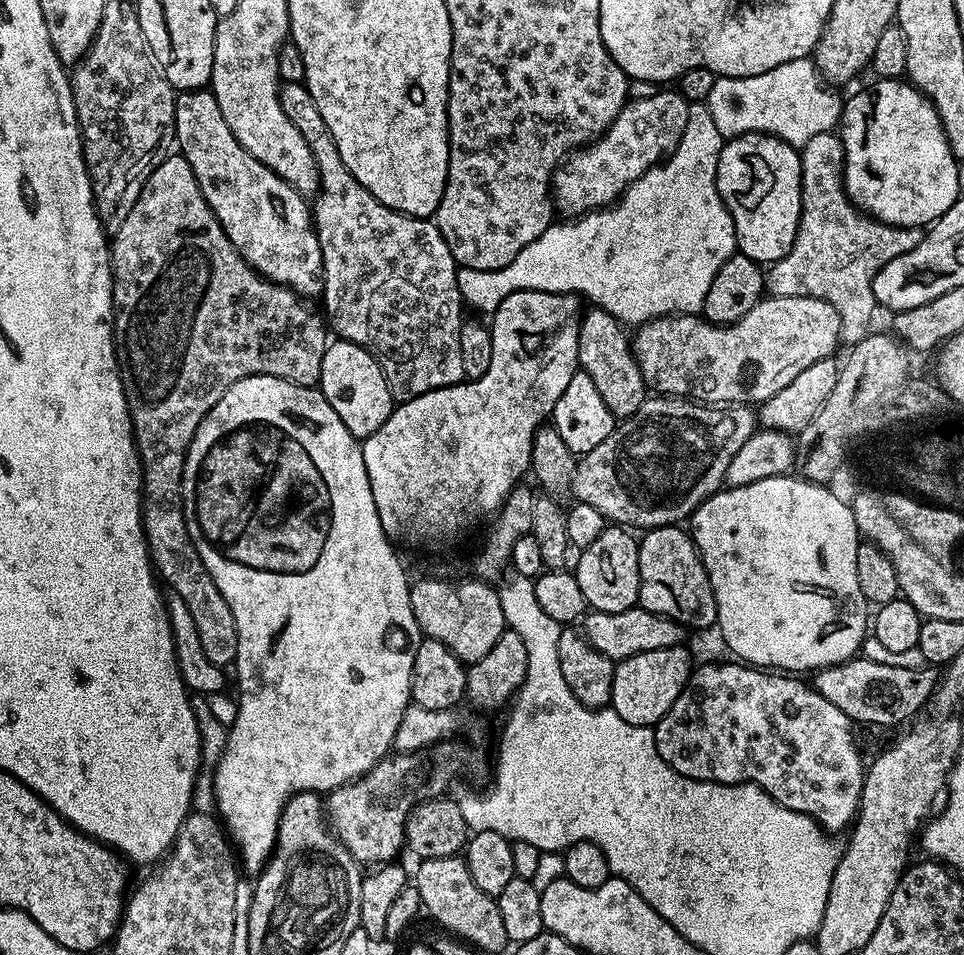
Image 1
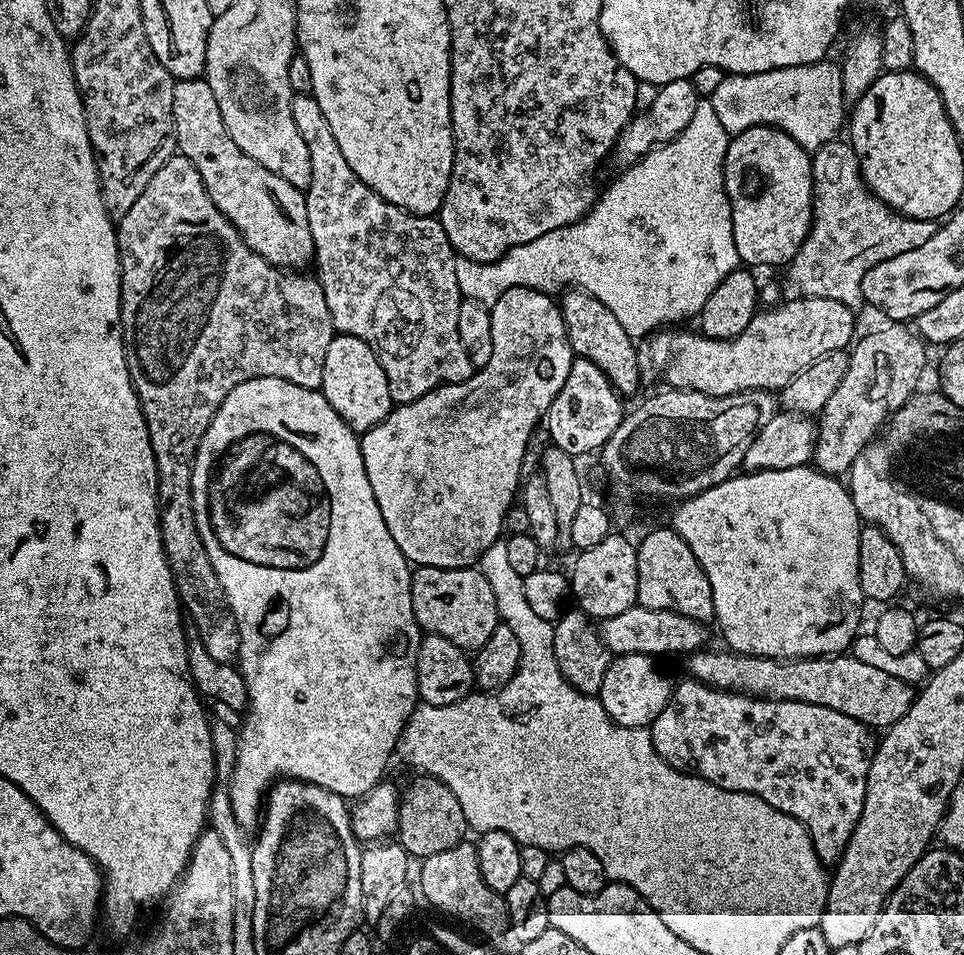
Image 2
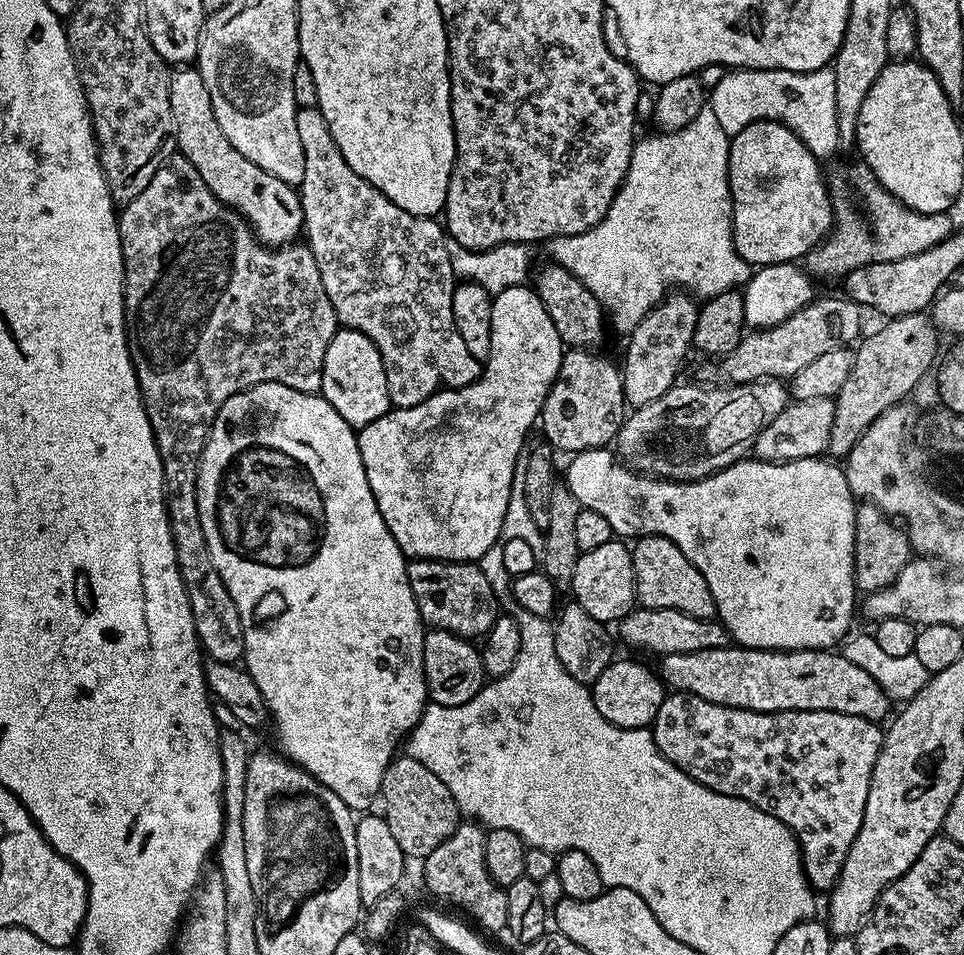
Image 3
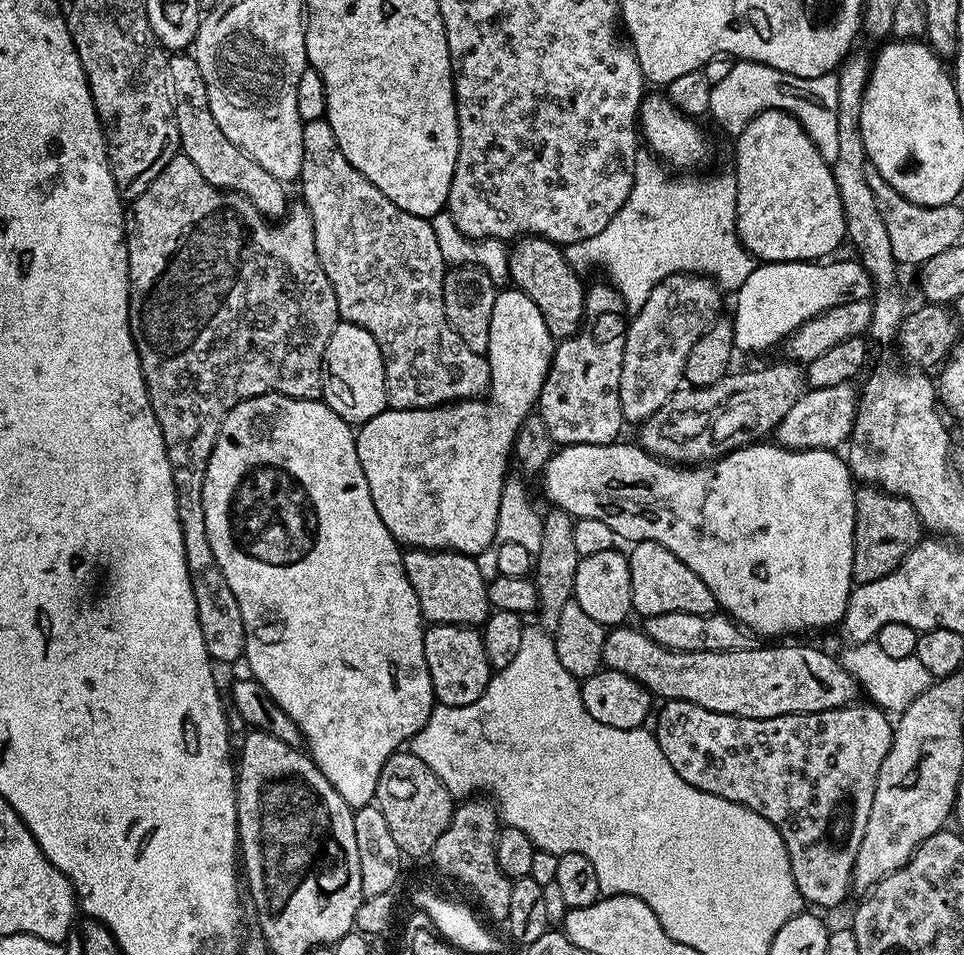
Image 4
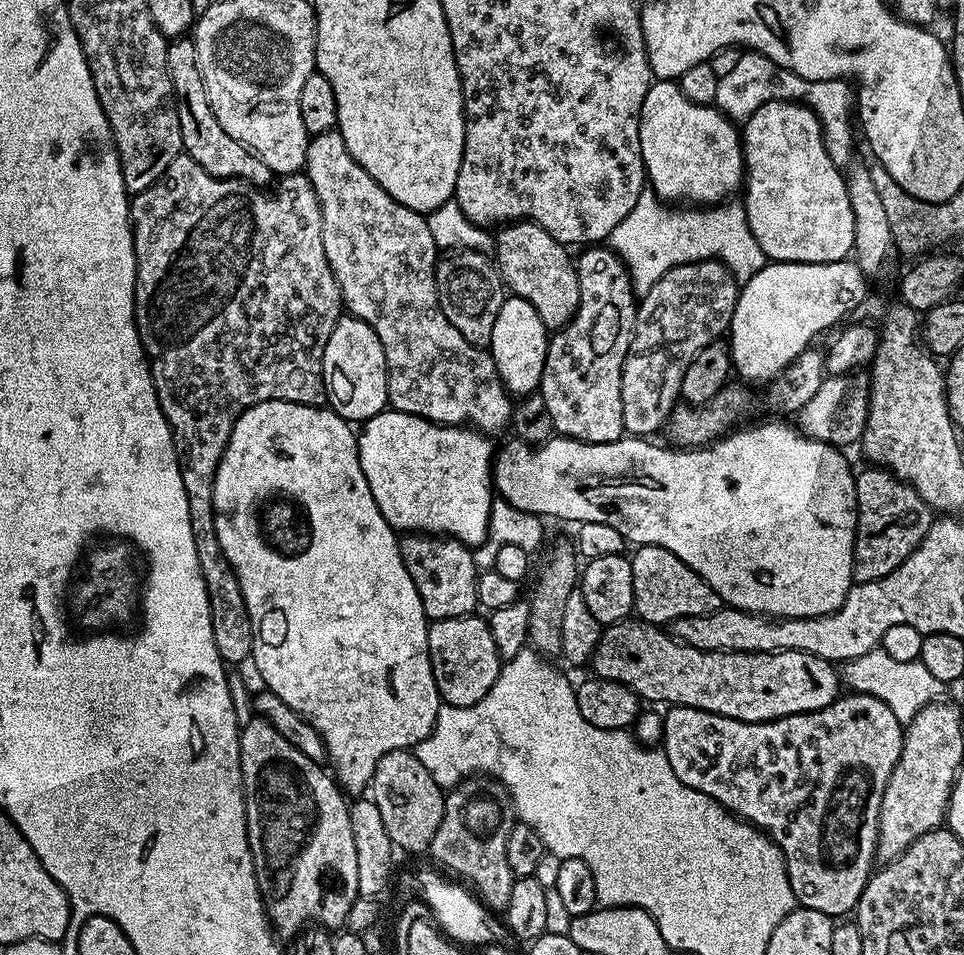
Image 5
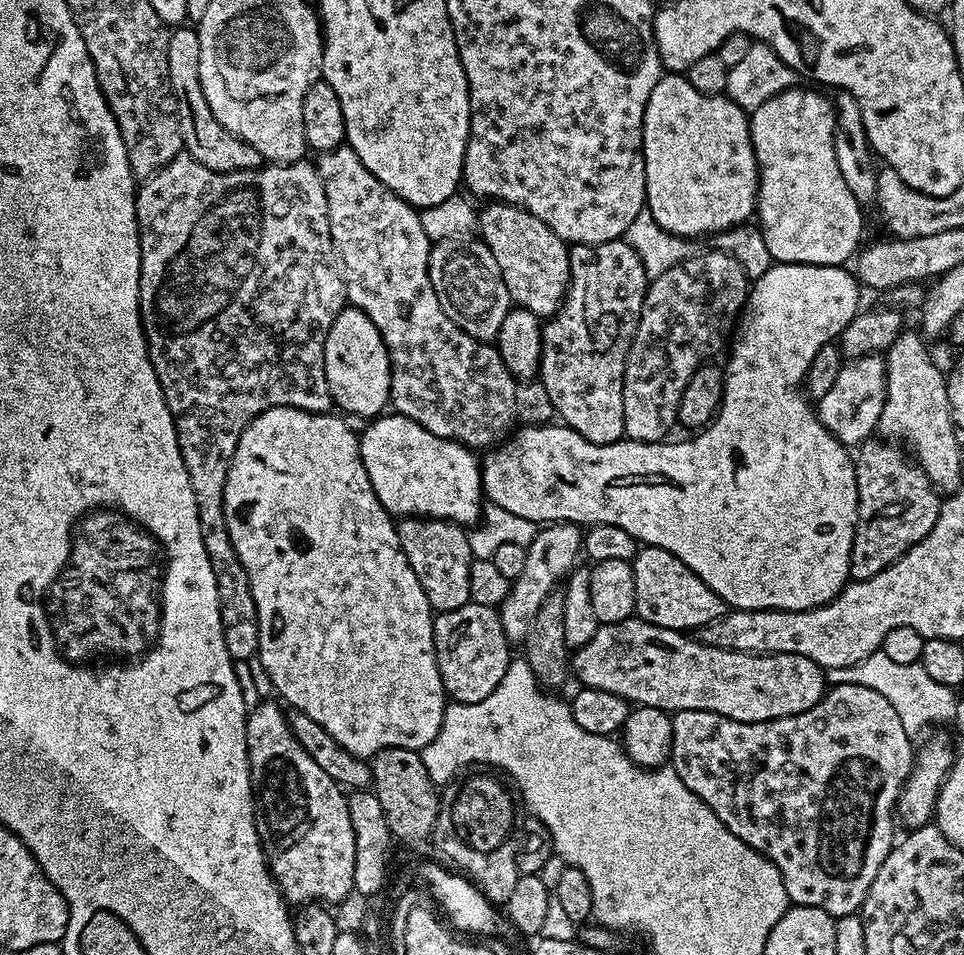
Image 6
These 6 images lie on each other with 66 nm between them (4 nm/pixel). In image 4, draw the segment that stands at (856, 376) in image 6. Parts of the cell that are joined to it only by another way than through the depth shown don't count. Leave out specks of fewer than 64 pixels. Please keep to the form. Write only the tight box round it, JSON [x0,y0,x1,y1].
[774,383,858,450]

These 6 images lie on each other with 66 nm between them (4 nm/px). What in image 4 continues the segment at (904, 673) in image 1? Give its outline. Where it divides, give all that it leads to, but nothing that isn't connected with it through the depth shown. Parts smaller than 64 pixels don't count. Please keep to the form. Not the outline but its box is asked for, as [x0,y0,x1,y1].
[603,626,858,718]

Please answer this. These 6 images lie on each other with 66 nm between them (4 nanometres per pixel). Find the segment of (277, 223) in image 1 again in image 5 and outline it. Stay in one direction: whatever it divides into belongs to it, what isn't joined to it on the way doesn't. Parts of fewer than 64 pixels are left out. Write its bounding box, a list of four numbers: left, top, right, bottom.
[168,38,274,186]

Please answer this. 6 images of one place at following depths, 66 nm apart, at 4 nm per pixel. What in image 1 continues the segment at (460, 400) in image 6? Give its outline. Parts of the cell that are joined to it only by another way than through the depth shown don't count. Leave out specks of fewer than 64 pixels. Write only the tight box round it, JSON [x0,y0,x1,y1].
[280,83,465,401]

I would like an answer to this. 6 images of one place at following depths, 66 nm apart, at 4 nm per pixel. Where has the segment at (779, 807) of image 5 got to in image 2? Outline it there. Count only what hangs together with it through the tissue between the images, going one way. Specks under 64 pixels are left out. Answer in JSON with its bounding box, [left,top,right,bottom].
[650,678,878,866]

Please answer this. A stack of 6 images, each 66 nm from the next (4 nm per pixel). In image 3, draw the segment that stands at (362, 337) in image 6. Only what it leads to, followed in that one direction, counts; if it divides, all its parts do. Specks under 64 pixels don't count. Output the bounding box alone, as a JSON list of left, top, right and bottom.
[319,327,390,426]

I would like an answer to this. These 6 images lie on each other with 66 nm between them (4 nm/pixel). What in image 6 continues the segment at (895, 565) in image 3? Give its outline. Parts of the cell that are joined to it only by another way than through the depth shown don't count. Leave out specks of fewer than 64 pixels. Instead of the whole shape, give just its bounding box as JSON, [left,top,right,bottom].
[848,438,942,580]

